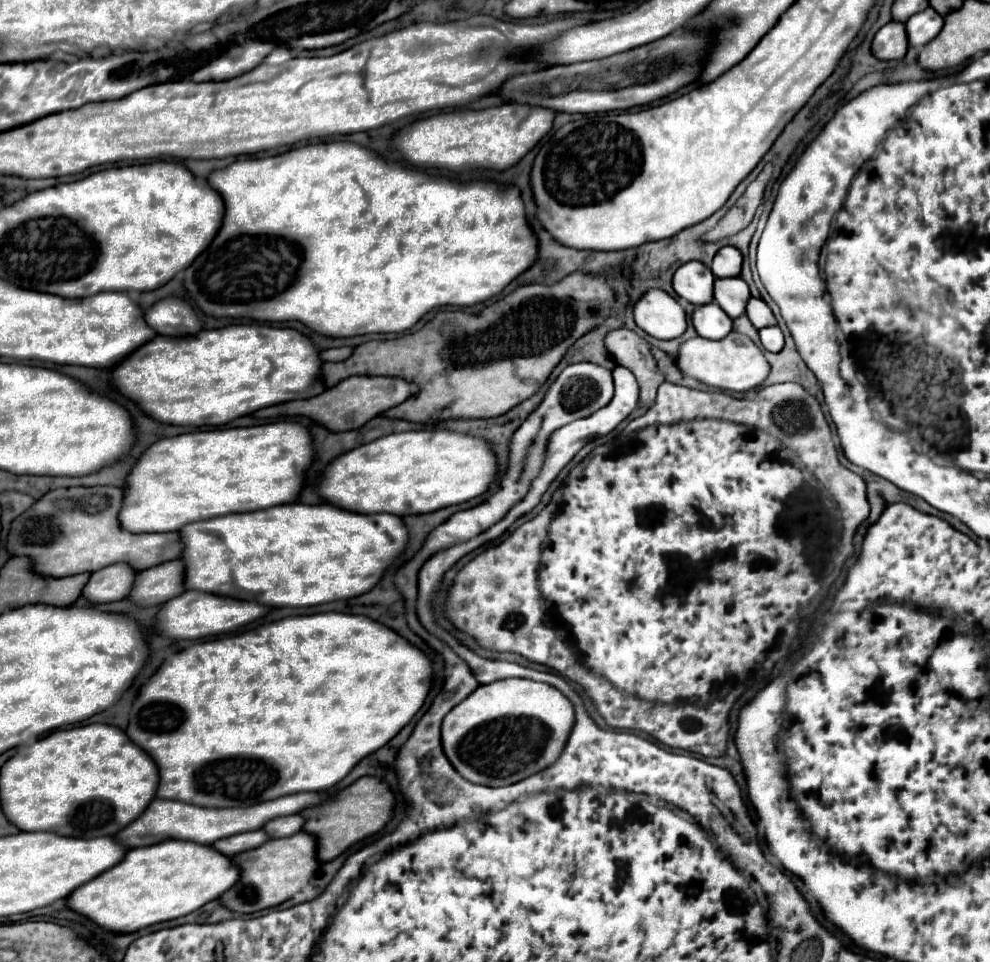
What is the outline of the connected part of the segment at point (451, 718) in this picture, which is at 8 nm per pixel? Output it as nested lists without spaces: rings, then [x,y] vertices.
[[[500,679],[490,685],[480,685],[444,717],[442,747],[454,769],[468,781],[488,787],[502,787],[552,765],[566,745],[570,725],[574,725],[572,703],[556,687],[532,679]]]

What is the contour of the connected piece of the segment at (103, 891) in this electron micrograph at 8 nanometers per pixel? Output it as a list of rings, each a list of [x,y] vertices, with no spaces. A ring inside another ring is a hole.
[[[166,841],[142,849],[140,847],[130,849],[118,863],[118,867],[104,871],[90,883],[78,887],[78,891],[74,891],[70,897],[66,897],[66,905],[70,911],[88,917],[92,923],[96,923],[106,931],[134,933],[154,923],[170,921],[200,909],[204,903],[218,899],[218,895],[222,895],[222,891],[228,891],[236,881],[238,881],[238,867],[234,867],[234,863],[230,863],[230,859],[226,859],[224,855],[214,855],[214,851],[208,851],[208,845],[198,847],[198,843]]]

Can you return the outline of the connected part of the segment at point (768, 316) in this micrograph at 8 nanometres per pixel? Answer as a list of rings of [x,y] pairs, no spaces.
[[[750,299],[748,307],[746,307],[746,315],[748,315],[748,319],[752,321],[752,325],[756,329],[764,329],[764,327],[776,325],[776,319],[774,319],[770,307],[762,299]]]

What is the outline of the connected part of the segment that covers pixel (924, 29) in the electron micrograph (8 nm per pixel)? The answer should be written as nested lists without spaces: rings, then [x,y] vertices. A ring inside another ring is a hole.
[[[928,7],[926,11],[912,15],[904,25],[906,25],[906,35],[908,35],[908,45],[922,47],[922,45],[930,43],[934,39],[934,35],[940,33],[944,19],[932,7]]]

